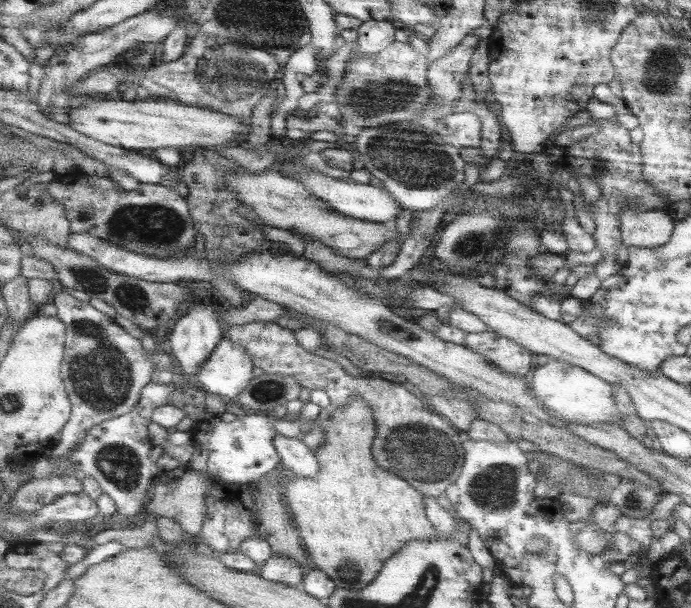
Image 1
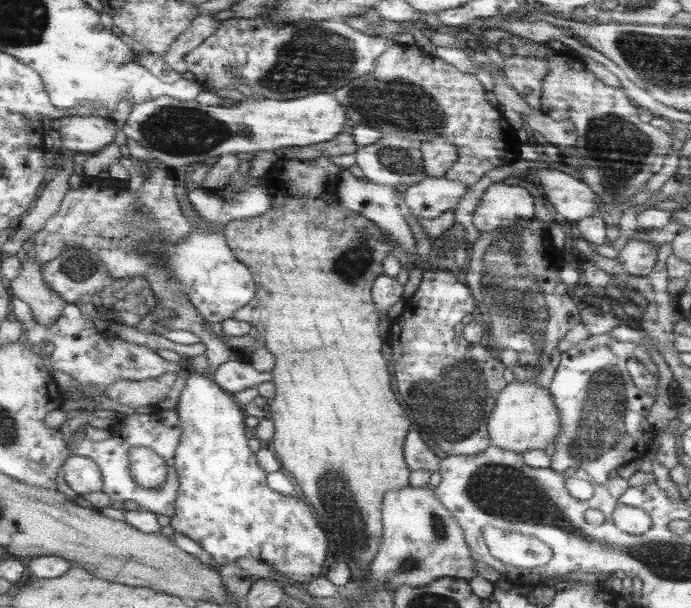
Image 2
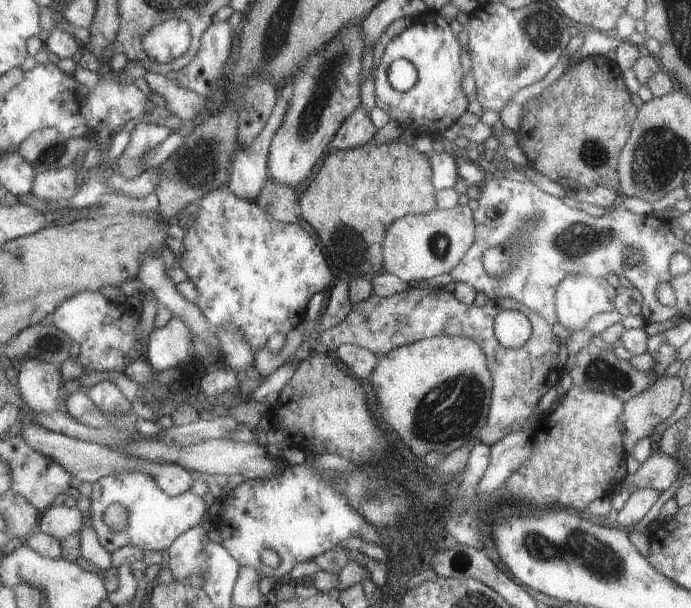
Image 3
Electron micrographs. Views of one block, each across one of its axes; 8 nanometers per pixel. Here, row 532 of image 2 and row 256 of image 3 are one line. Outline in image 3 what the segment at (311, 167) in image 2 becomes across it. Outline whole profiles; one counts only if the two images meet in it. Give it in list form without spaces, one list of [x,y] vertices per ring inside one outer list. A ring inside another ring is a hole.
[[[401,142],[389,144],[365,144],[353,150],[335,150],[327,154],[323,166],[301,192],[301,216],[313,230],[319,234],[325,256],[329,258],[329,268],[337,282],[353,282],[357,278],[373,278],[385,270],[385,238],[389,228],[403,220],[405,216],[421,216],[437,212],[437,190],[433,186],[433,166],[429,156],[419,154],[415,148],[409,148]]]

